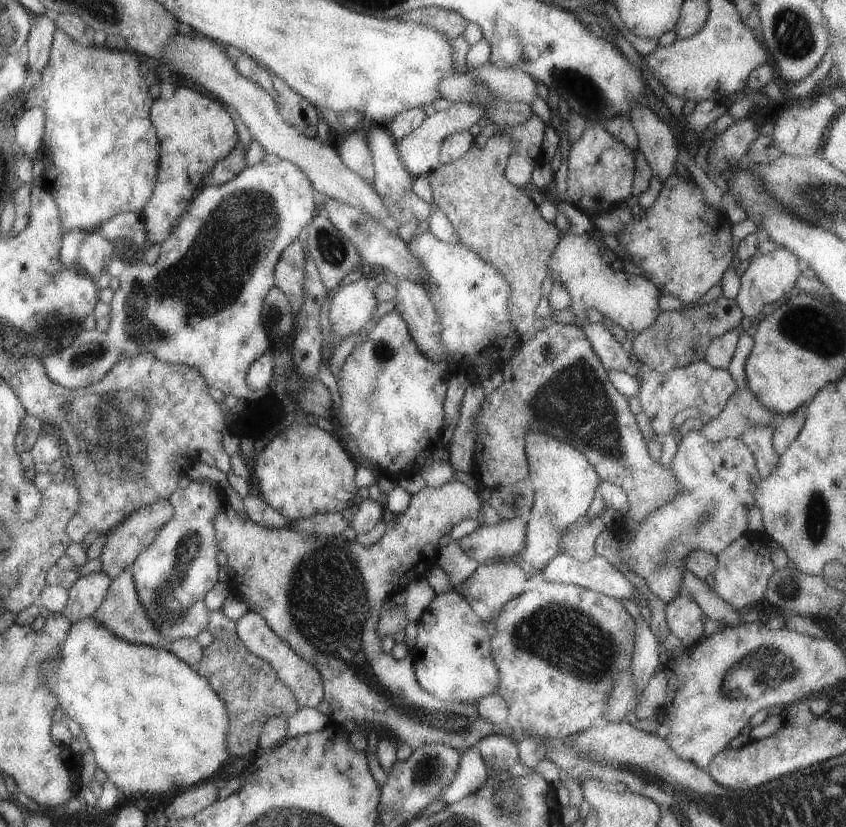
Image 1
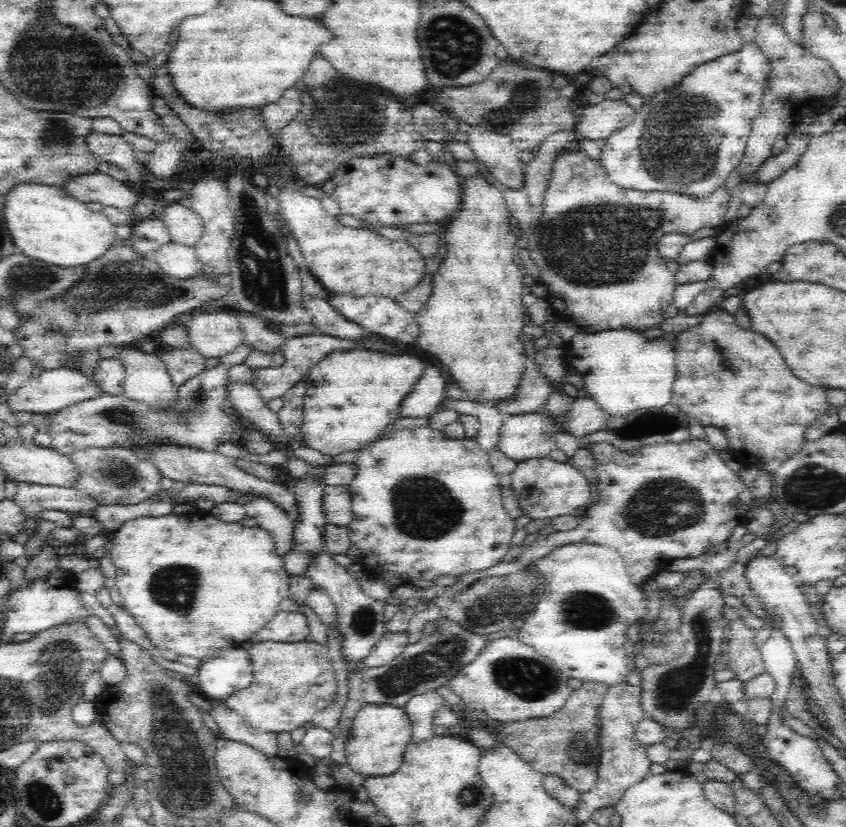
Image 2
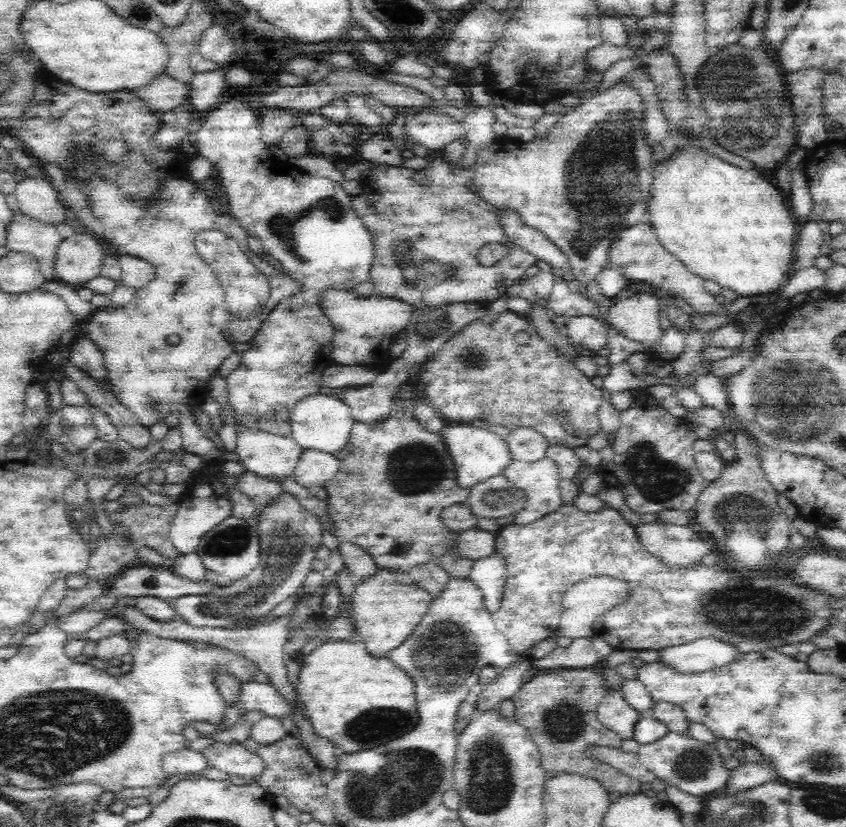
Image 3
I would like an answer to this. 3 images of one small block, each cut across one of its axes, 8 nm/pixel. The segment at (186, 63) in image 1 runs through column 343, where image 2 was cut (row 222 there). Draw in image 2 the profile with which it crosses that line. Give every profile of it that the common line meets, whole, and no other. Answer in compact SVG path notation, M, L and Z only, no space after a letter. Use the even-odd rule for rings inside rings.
M171 202L163 204L162 209L172 241L194 248L202 240L204 223L191 207L186 208L179 202Z

